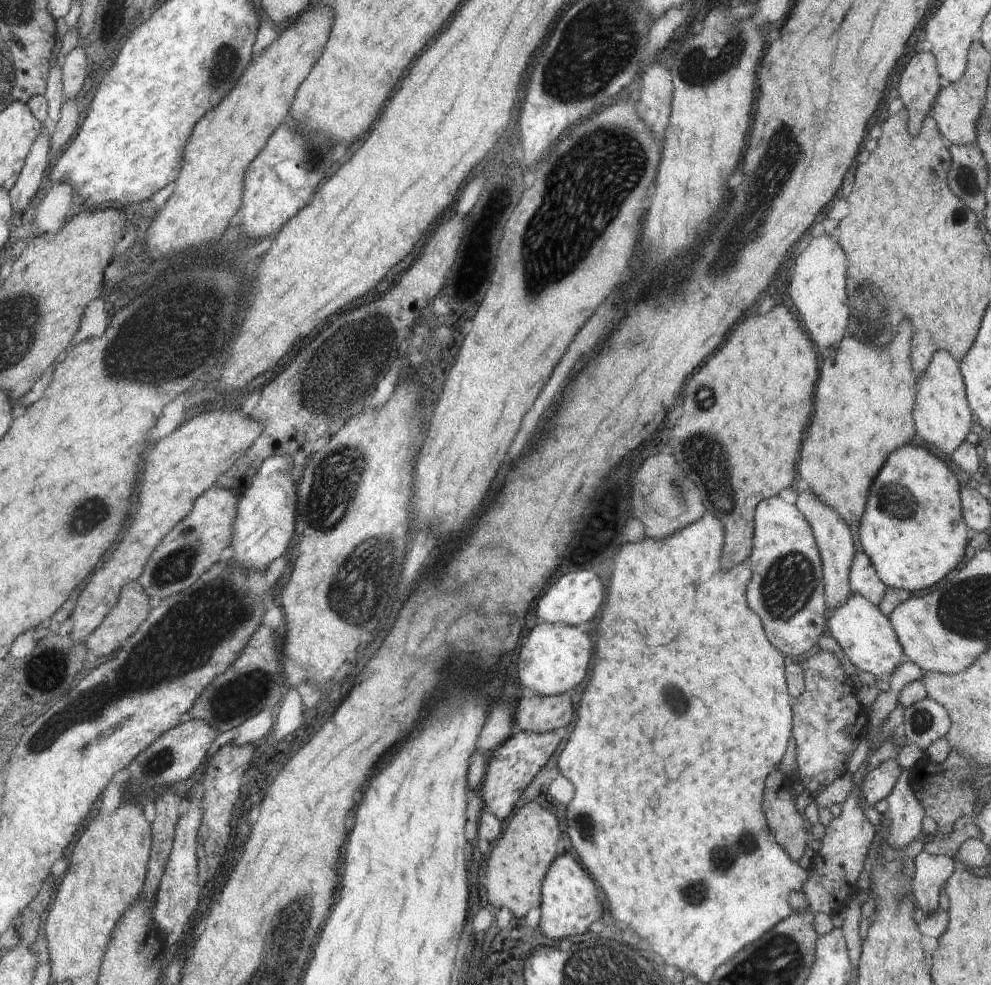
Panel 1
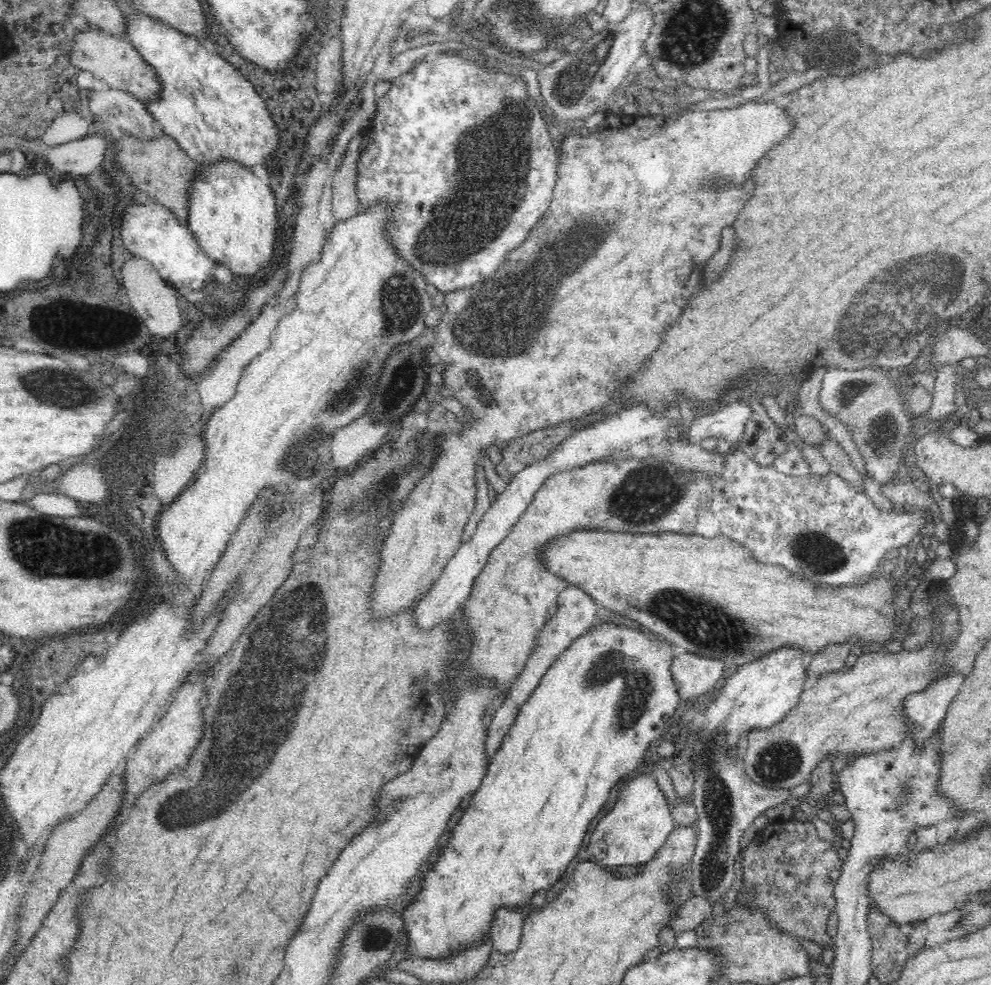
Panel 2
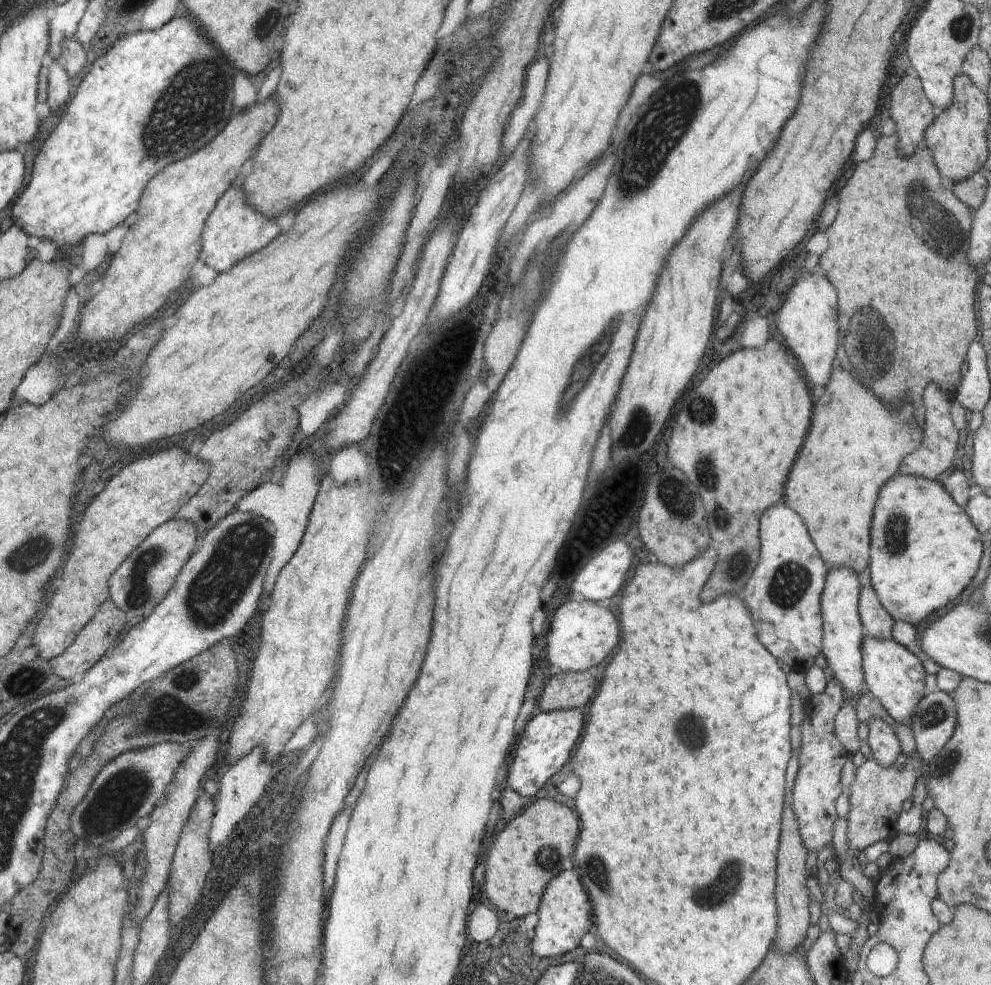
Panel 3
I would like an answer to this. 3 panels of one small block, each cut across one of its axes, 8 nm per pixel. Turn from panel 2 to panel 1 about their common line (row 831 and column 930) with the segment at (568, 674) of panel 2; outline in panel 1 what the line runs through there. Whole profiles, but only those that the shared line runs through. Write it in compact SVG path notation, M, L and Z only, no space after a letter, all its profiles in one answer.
M906 444L888 456L859 520L863 551L887 587L909 593L924 590L960 564L969 543L960 490L946 463L919 444Z

